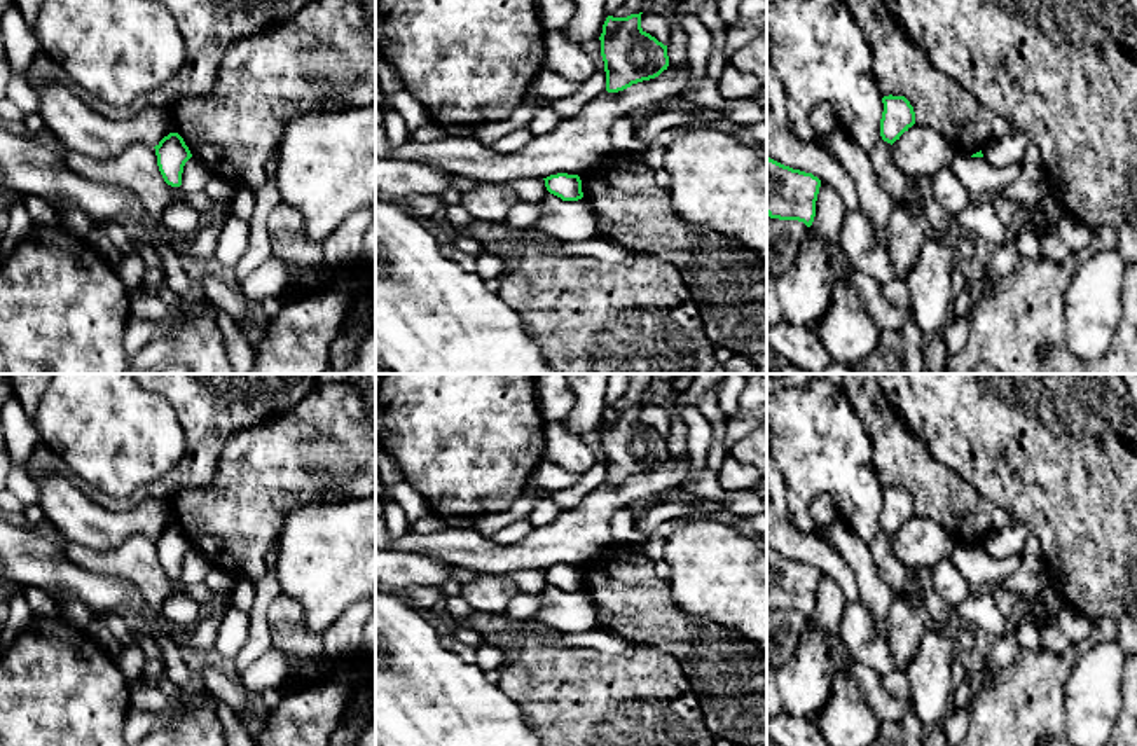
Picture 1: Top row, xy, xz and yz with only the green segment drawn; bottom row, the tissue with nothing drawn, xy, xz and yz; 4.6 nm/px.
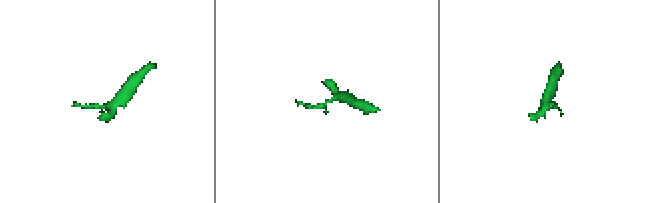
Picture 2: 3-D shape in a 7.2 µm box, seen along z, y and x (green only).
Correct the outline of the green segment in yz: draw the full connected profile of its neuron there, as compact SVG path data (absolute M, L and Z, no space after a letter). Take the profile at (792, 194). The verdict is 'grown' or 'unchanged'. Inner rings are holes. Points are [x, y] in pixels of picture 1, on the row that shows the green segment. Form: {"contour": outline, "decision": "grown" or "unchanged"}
{"contour": "M767 157L767 215L770 218L798 220L810 227L819 187L821 180L812 173Z", "decision": "unchanged"}

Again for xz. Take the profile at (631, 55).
{"contour": "M641 14L608 16L603 24L599 40L608 93L655 79L669 66L667 45L641 28Z", "decision": "unchanged"}

